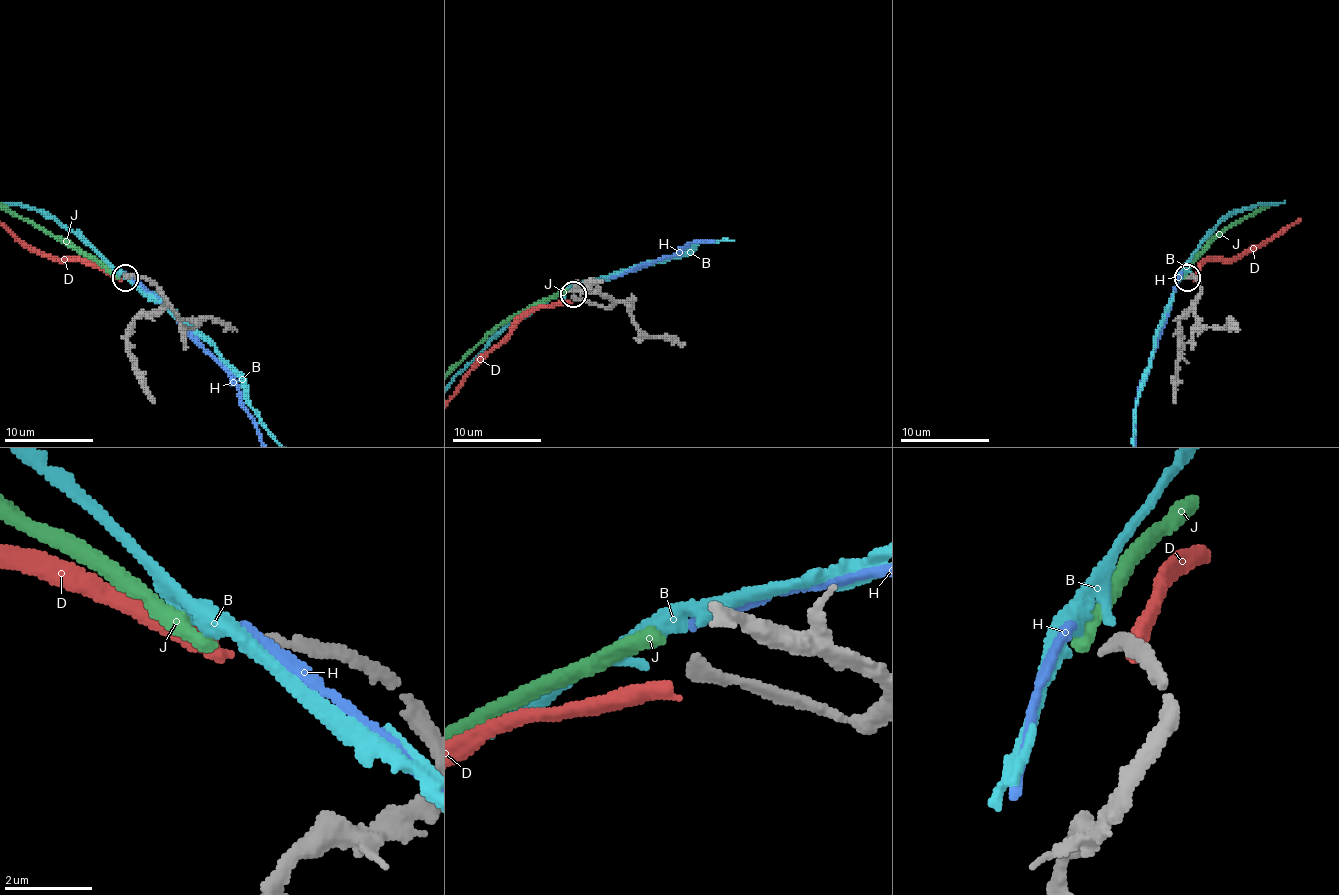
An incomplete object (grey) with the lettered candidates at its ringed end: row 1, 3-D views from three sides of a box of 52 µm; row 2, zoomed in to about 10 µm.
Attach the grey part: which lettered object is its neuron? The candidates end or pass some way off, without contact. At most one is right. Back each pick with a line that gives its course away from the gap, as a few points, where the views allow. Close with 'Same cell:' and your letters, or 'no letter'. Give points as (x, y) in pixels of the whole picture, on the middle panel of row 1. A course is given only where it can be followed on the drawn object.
Same cell: B

